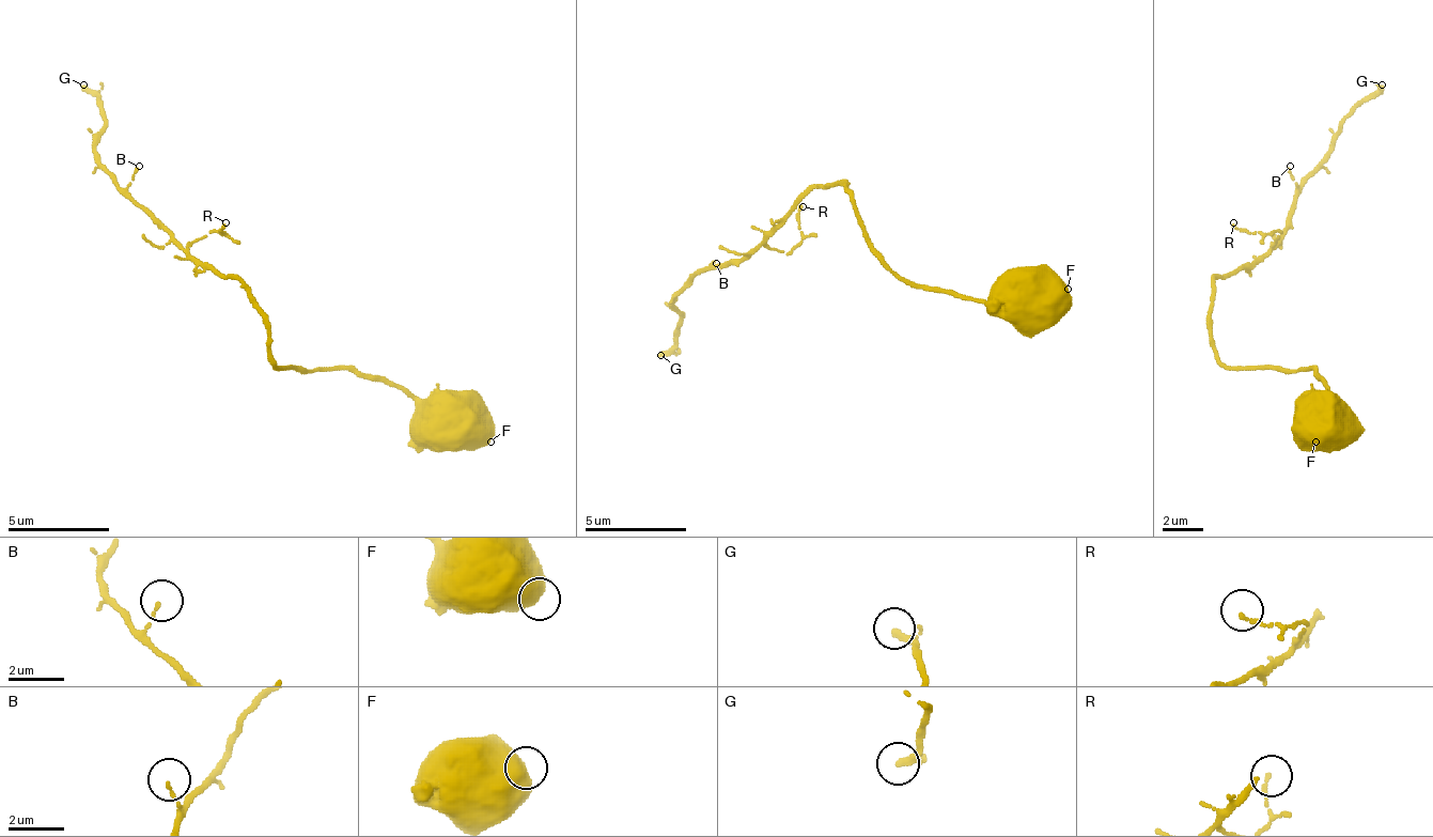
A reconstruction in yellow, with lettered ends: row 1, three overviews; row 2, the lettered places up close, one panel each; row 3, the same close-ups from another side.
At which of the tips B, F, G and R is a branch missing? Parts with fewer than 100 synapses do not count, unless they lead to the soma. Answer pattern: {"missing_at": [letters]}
{"missing_at": ["G"]}

